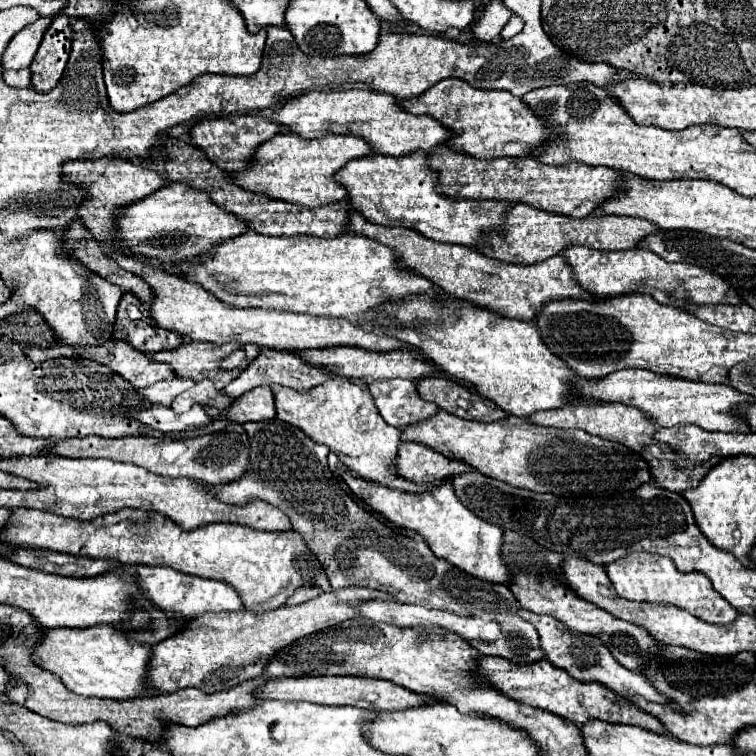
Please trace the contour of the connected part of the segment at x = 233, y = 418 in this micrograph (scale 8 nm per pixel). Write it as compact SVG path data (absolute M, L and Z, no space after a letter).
M258 386L244 396L236 398L230 408L214 410L212 418L226 418L230 422L250 422L250 420L272 420L276 416L274 394L270 386Z

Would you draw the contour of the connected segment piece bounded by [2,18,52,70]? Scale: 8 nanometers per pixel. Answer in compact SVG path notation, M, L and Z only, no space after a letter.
M38 18L34 24L28 24L26 28L22 28L18 32L18 36L12 38L12 42L8 44L8 48L2 56L2 66L12 68L12 70L28 68L34 60L34 54L40 46L42 36L50 22L52 22L52 18Z

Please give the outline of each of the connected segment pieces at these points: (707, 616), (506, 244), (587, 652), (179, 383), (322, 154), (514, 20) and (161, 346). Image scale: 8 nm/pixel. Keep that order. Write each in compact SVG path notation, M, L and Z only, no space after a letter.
M630 552L626 554L626 558L606 564L606 572L618 596L626 600L674 604L708 624L730 624L738 616L738 612L722 596L718 596L716 590L712 590L712 584L706 578L706 574L702 572L682 574L674 566L674 562L670 562L670 558L662 558L660 554L654 552Z
M514 204L506 212L506 238L486 238L482 252L490 258L510 262L510 264L536 264L550 256L560 254L570 246L588 246L596 250L628 250L636 248L646 236L660 232L660 228L648 220L632 216L586 216L570 218L564 214L554 214L538 210L528 204Z
M520 608L518 614L524 620L528 620L532 626L536 626L536 630L540 634L540 648L544 650L546 660L550 664L566 670L572 678L576 678L580 682L600 682L600 684L608 686L618 698L624 698L630 704L634 704L632 696L642 696L648 702L674 706L674 700L672 698L666 698L666 694L660 694L644 676L626 670L610 654L610 650L600 642L598 636L592 636L592 634L574 634L572 630L566 630L566 626L562 626L562 622L558 622L556 618L552 618L552 616L540 616L540 614L534 614L534 612L524 610L524 608Z
M172 378L172 380L164 380L164 382L156 382L154 386L142 390L142 396L148 398L154 404L162 404L162 406L170 406L172 398L190 390L190 386L194 386L192 380L184 380L184 378Z
M288 132L276 134L258 148L250 170L236 172L236 182L250 192L262 192L276 200L286 200L304 208L316 208L322 204L346 200L346 188L336 182L336 172L344 168L346 162L364 158L372 152L374 148L370 148L364 138L350 134L328 134L326 138L318 140L306 140Z
M512 16L510 22L508 22L508 24L504 26L504 30L502 30L502 40L510 40L510 38L518 34L523 27L524 23L519 16Z
M130 292L124 294L122 298L122 304L118 308L118 314L116 314L116 322L114 322L114 338L118 340L124 340L128 344L132 344L136 350L140 352L160 352L160 350L170 350L170 348L176 348L178 344L184 342L182 336L174 334L174 332L168 332L168 330L162 330L158 326L154 326L154 322L148 318L148 314L144 312L142 304L138 306L144 314L142 320L132 320L128 316L128 306L134 304L134 296Z

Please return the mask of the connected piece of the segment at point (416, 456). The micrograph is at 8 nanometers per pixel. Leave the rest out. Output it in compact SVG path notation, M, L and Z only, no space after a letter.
M402 442L398 448L398 458L394 468L400 476L412 482L434 482L450 476L458 476L462 472L472 470L468 464L460 460L450 460L440 452L432 450L426 444L418 442Z

